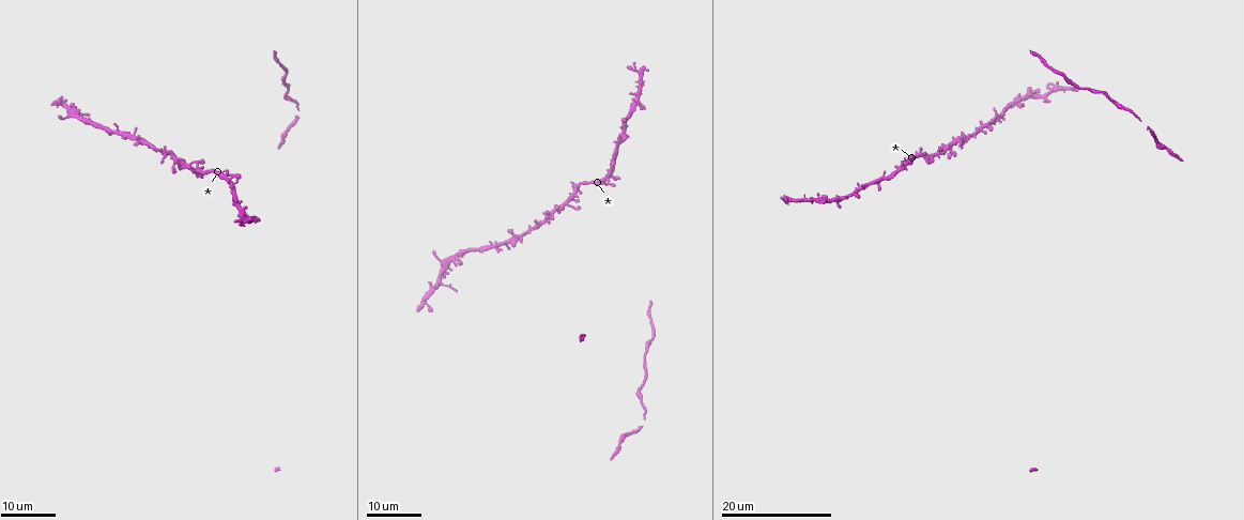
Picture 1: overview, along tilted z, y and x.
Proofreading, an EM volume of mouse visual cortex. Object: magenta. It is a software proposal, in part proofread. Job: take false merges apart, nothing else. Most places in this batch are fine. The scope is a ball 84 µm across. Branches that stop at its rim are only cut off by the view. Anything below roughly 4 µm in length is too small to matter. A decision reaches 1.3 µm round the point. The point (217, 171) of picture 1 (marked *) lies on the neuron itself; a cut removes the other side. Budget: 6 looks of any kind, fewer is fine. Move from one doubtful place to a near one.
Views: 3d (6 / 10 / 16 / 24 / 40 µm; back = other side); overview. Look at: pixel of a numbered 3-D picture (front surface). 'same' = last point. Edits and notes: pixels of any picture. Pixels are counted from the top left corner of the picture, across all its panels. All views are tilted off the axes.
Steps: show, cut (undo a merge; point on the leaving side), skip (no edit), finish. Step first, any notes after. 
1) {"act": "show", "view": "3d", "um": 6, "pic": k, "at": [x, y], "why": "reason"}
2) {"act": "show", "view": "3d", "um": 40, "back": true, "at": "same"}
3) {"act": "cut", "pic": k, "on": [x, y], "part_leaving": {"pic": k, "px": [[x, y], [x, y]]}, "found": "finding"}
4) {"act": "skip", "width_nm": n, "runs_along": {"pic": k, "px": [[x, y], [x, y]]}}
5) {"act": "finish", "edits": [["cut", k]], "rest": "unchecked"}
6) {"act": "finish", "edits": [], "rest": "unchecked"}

{"act": "show", "view": "3d", "um": 16, "pic": 1, "at": [879, 186]}

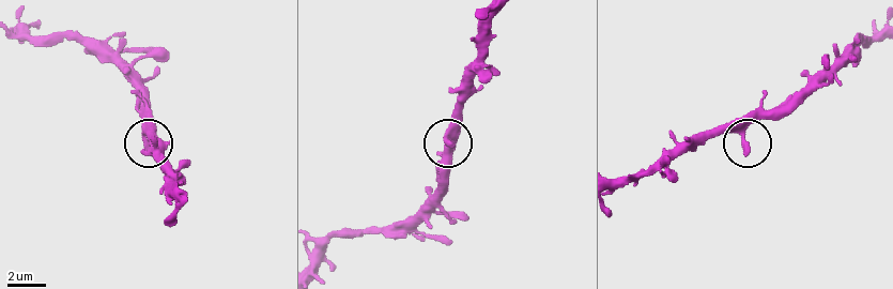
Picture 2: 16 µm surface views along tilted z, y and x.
{"act": "show", "view": "3d", "um": 10, "pic": 2, "at": [741, 139]}

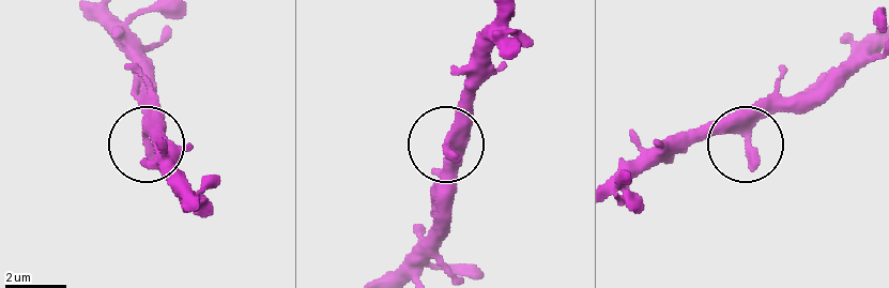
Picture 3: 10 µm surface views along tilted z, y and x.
{"act": "show", "view": "3d", "um": 6, "pic": 3, "at": [749, 142], "why": "closer look"}

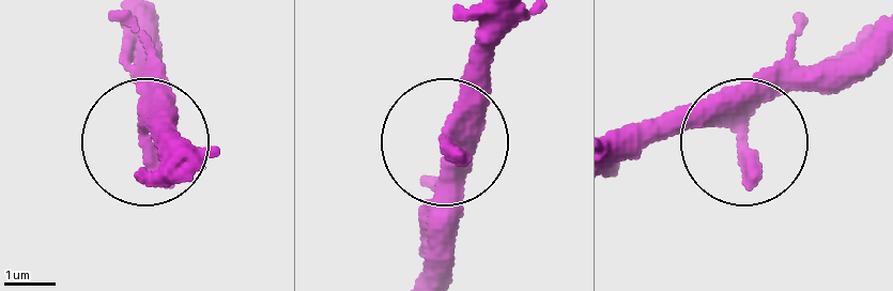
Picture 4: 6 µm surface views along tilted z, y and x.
{"act": "skip", "width_nm": 430, "runs_along": {"pic": 4, "px": [[868, 28], [775, 89], [744, 136], [619, 129]]}, "found": "continuous, no second neuron"}

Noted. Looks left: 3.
{"act": "show", "view": "3d", "um": 16, "pic": 1, "at": [189, 165], "why": "a fork"}

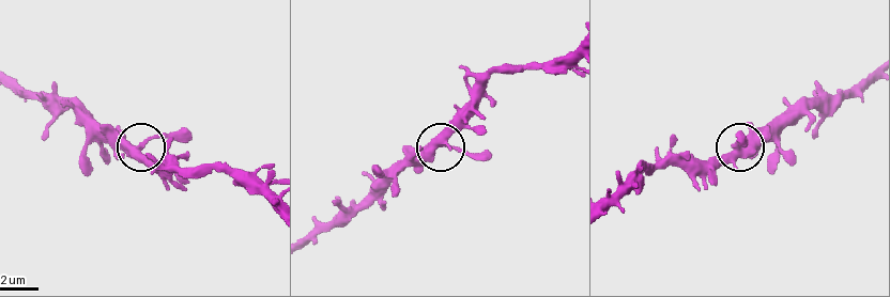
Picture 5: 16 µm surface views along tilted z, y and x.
{"act": "show", "view": "3d", "um": 10, "pic": 5, "at": [140, 148]}

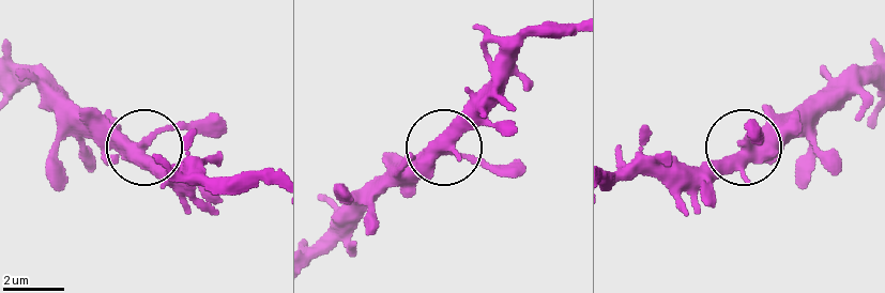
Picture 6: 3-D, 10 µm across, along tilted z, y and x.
{"act": "skip", "arms": 3, "found": "all the same neuron"}

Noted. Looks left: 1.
{"act": "finish", "edits": [], "rest": "unchecked"}

